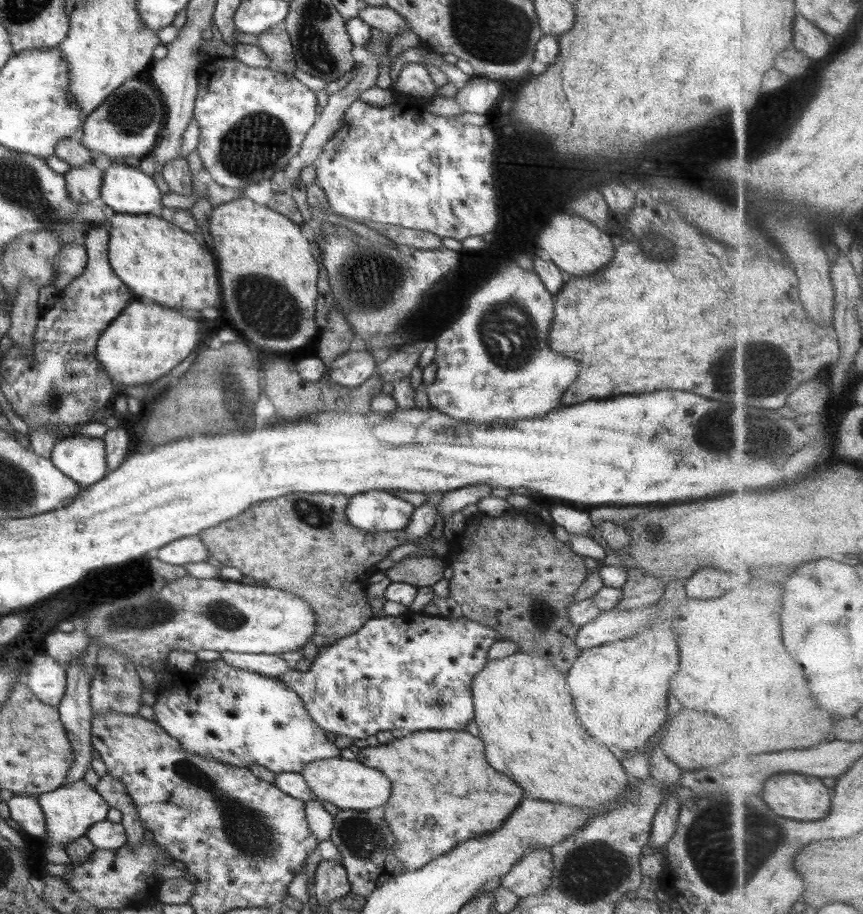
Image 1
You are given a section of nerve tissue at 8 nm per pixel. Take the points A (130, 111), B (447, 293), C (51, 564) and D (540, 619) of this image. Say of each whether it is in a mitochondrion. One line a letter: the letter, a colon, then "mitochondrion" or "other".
A: mitochondrion
B: other
C: other
D: mitochondrion

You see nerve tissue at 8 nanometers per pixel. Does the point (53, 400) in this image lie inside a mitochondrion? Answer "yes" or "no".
yes

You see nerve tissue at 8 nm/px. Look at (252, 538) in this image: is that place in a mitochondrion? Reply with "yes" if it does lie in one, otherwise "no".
no

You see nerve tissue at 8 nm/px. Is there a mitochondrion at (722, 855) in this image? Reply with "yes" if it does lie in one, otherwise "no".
yes

